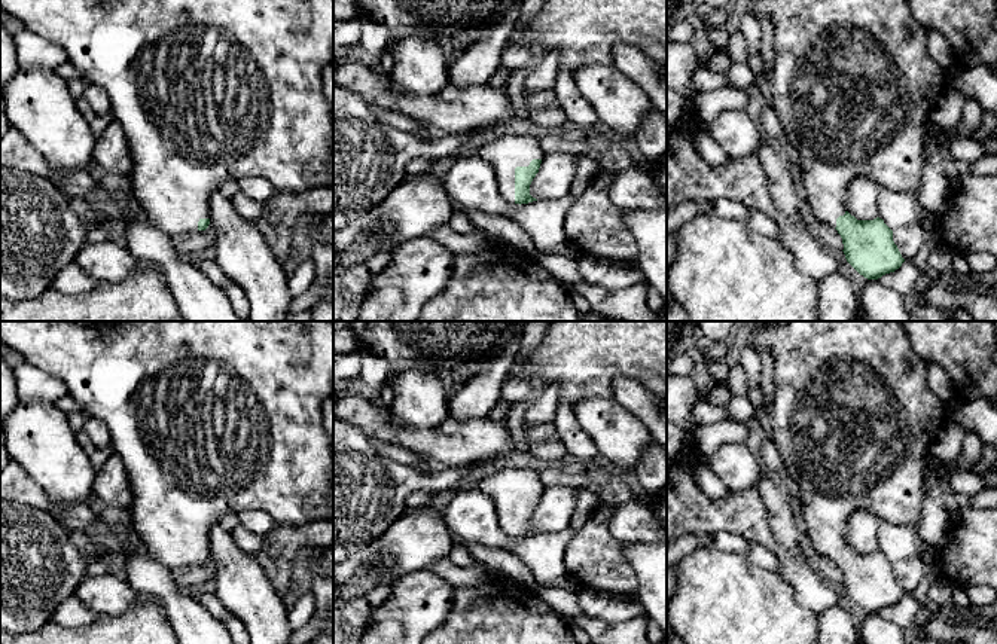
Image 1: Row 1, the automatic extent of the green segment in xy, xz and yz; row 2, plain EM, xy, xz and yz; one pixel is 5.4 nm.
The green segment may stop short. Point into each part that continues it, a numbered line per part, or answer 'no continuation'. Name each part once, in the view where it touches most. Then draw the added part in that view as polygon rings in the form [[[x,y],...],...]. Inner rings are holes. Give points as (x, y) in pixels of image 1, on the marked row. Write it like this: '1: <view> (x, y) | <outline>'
1: xz (505, 153) | [[[506,135],[482,146],[478,156],[493,165],[503,199],[515,204],[515,168],[542,159],[543,150],[531,135]]]

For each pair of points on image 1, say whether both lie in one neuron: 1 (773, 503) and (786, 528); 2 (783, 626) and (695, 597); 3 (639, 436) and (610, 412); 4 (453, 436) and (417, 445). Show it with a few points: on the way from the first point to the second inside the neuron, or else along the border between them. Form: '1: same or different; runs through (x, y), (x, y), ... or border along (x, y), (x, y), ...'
1: same; runs through (778, 509), (784, 522)
2: same; runs through (761, 626), (743, 626), (726, 610), (717, 609)
3: same; runs through (631, 433), (618, 420)
4: same; runs through (444, 443), (426, 443)

